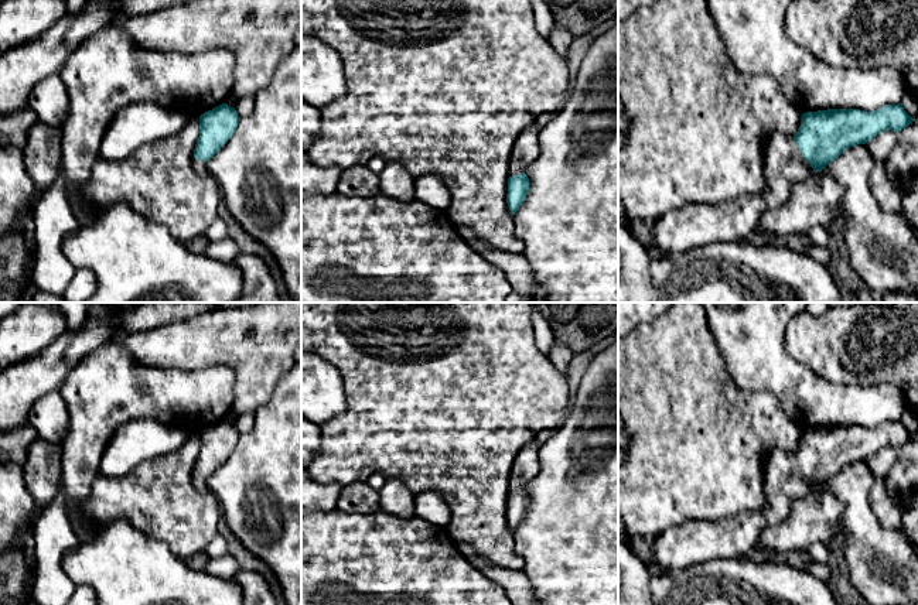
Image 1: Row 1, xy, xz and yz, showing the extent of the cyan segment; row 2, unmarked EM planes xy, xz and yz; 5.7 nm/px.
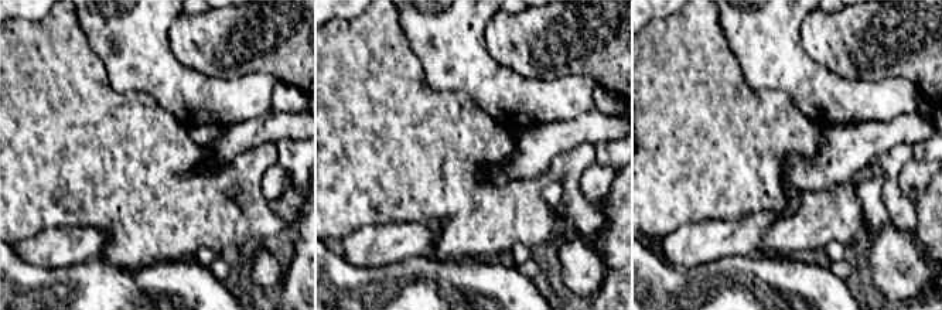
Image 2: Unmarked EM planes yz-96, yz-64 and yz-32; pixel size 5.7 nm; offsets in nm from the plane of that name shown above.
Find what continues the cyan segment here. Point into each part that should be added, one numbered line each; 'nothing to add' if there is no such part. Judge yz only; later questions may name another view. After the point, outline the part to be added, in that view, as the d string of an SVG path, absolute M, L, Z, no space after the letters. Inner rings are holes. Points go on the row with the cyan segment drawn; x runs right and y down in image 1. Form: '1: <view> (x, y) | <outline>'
1: yz (695, 225) | M775 133L764 157L764 194L740 195L717 205L687 204L672 209L655 221L653 245L662 254L679 254L711 243L747 240L761 216L785 204L792 187L813 172L795 140Z

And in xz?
1: xz (526, 149) | M525 129L511 151L509 177L525 172L540 155L539 129Z

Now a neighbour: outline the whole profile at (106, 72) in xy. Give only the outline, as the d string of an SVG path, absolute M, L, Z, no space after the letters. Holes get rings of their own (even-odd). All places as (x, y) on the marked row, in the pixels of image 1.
M120 17L85 40L66 58L58 74L69 98L68 116L61 126L61 153L68 201L81 226L92 225L96 213L78 194L78 188L91 178L103 134L113 116L127 105L149 102L188 117L199 117L231 96L233 71L235 54L229 49L199 54L140 49L123 30Z

